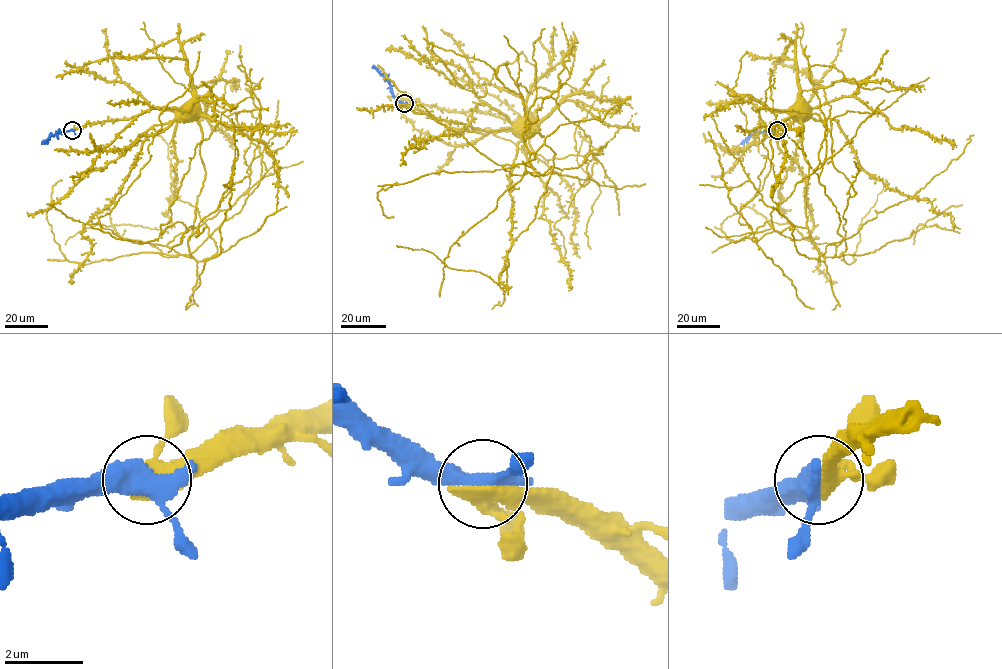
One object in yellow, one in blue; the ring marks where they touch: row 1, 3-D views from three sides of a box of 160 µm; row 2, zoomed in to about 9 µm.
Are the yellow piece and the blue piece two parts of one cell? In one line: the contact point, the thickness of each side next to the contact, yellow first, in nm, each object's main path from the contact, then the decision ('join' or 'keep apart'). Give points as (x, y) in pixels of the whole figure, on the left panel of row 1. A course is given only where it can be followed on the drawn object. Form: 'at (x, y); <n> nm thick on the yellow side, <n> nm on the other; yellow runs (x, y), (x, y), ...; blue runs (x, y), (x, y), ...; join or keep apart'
at (72, 130); 400 nm thick on the yellow side, 360 nm on the other; yellow runs (72, 130), (88, 124), (130, 119), (152, 109), (189, 108); blue runs (72, 130), (51, 135), (41, 144); join

